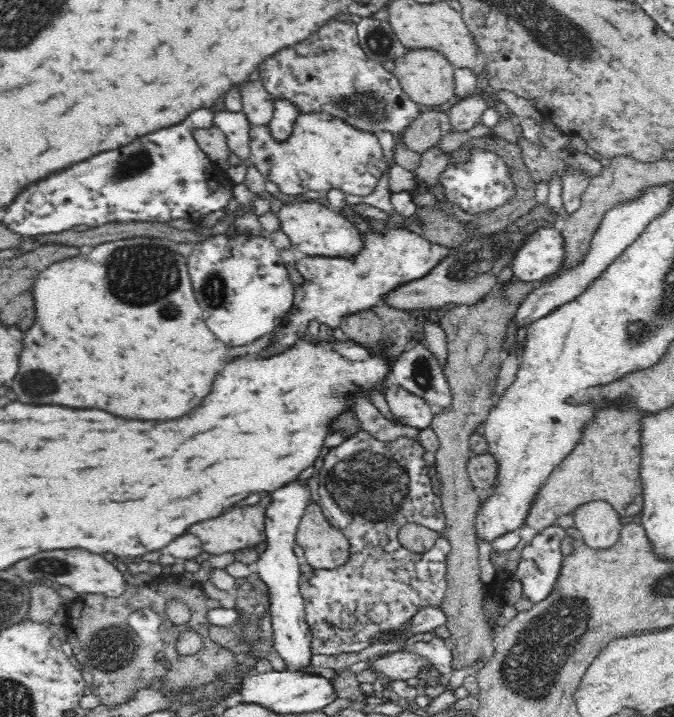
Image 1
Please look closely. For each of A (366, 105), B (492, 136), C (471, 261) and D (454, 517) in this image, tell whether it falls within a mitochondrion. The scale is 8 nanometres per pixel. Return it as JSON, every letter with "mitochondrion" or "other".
{"A":"mitochondrion","B":"other","C":"mitochondrion","D":"other"}

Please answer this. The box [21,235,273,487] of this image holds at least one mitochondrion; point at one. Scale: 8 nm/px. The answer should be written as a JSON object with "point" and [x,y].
{"point":[146,273]}

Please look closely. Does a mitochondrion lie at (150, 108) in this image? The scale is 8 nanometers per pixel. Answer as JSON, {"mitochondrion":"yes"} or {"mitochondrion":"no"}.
{"mitochondrion":"no"}

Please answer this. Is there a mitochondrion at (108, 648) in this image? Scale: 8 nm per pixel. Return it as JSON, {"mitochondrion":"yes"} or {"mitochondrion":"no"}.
{"mitochondrion":"yes"}

